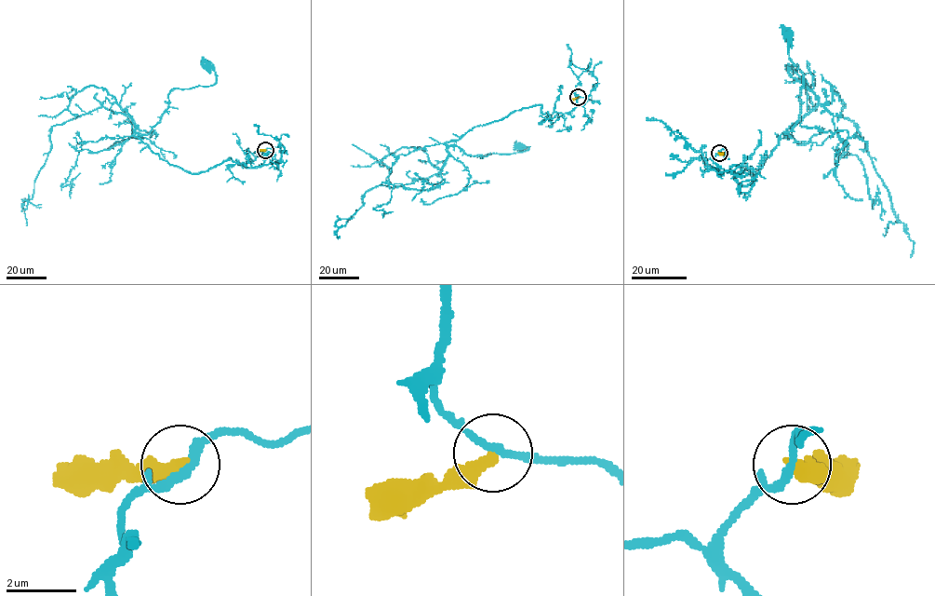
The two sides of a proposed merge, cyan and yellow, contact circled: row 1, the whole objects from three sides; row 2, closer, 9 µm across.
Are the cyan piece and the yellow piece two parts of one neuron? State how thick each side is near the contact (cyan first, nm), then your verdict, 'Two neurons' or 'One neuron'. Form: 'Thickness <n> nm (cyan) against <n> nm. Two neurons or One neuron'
Thickness 240 nm (cyan) against 440 nm. Two neurons

